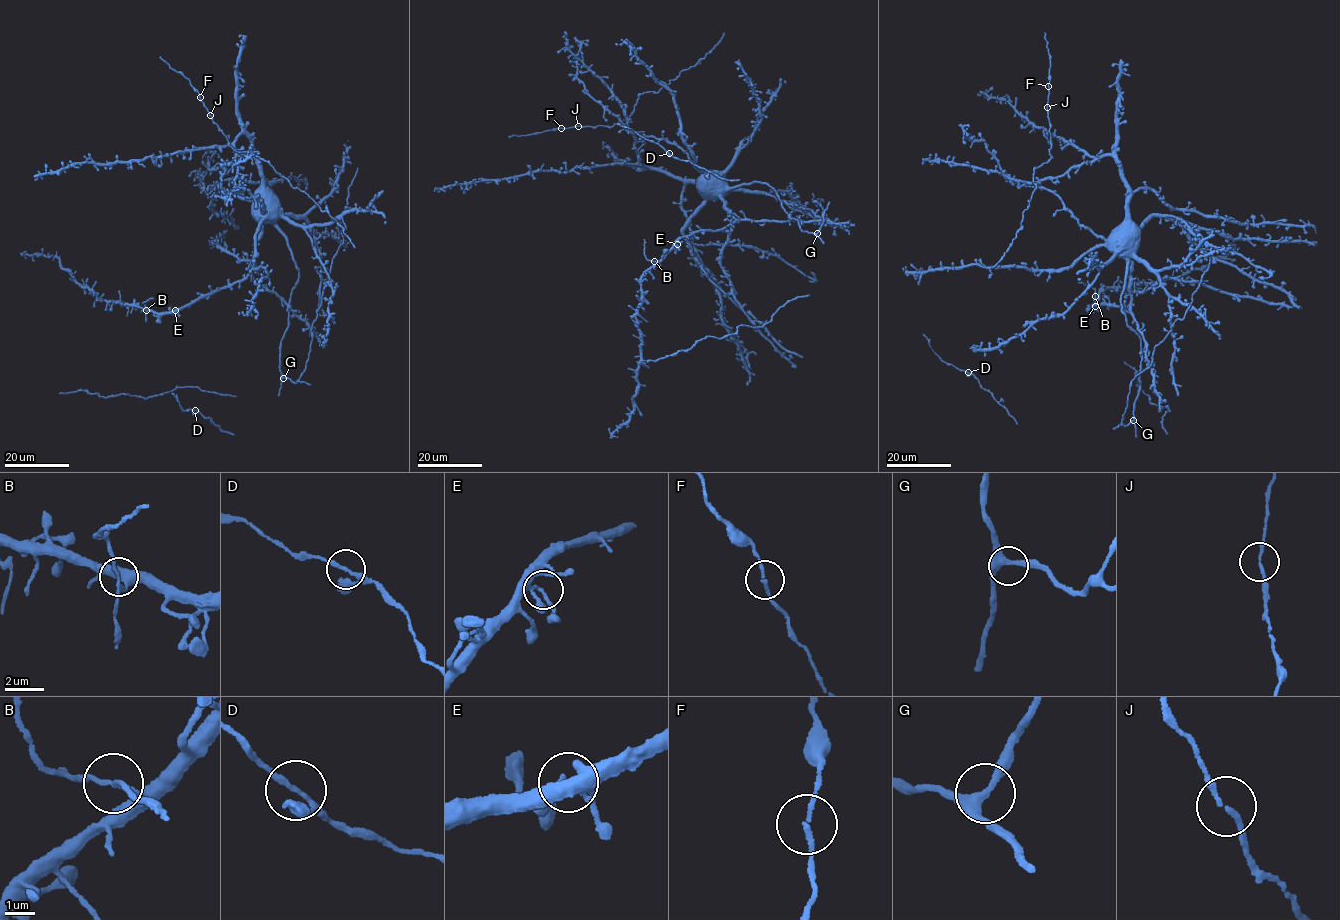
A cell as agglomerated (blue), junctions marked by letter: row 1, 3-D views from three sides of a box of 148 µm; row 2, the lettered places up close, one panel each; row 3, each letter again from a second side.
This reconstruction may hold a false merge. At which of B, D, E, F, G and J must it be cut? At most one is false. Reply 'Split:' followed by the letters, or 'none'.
Split: B

